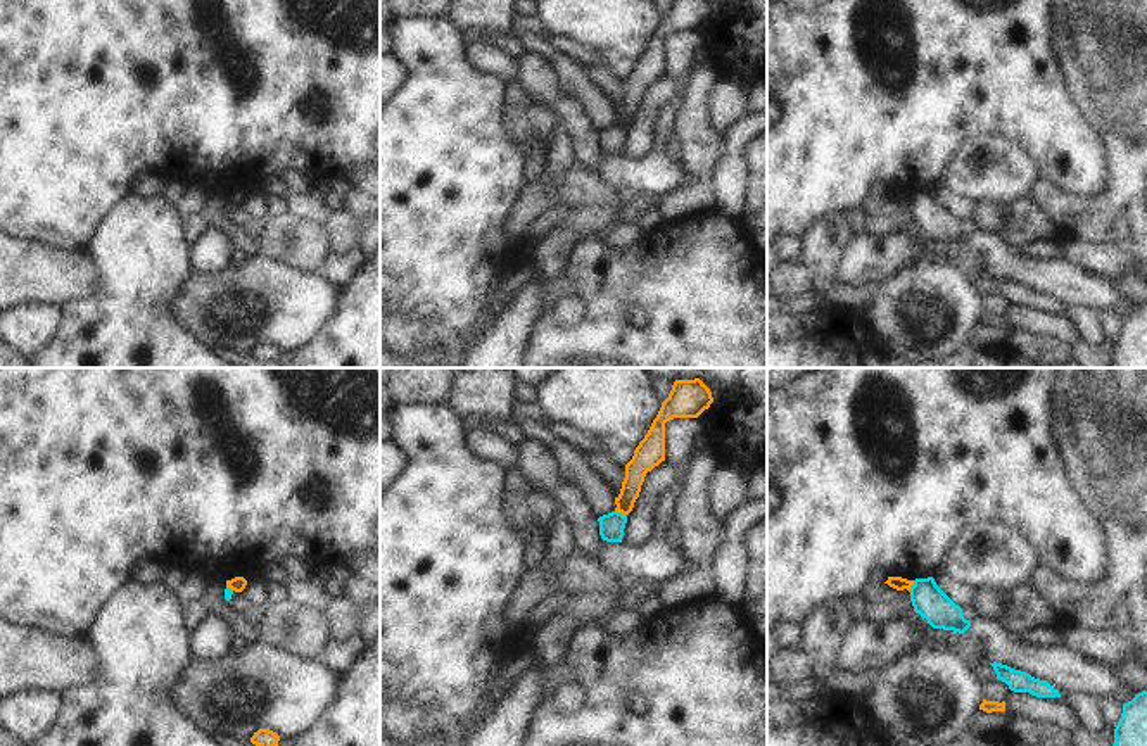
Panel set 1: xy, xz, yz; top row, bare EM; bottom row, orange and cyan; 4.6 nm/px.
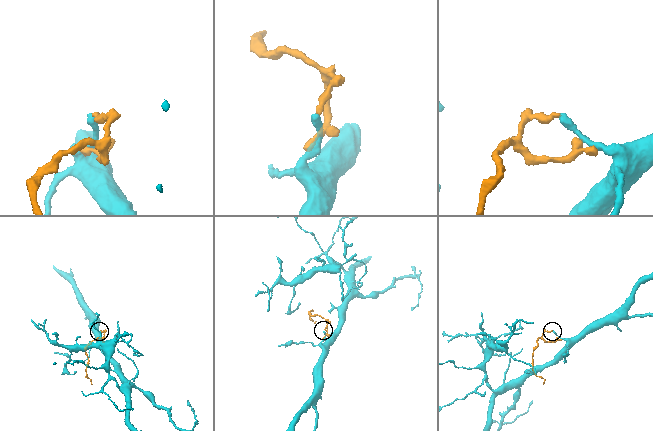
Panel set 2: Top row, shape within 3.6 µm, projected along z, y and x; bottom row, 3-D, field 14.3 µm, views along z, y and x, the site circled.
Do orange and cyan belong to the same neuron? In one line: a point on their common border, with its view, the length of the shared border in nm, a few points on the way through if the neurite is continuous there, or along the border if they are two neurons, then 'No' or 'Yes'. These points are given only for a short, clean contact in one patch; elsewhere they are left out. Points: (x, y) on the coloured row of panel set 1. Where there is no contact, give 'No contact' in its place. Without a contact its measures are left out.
Touches orange at xz (621, 512). Shared border 70 nm. Boundary: xz (615, 510), (626, 517). No

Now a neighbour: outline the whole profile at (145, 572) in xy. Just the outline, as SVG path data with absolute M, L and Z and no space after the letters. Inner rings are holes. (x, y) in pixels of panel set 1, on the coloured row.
M140 558L133 565L130 572L130 578L133 578L140 585L152 585L152 584L159 584L166 572L168 568L162 563L152 558Z

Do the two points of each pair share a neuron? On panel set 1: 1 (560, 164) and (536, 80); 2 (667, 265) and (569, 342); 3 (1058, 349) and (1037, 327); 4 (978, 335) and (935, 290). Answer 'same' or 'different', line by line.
1: different
2: same
3: different
4: different

